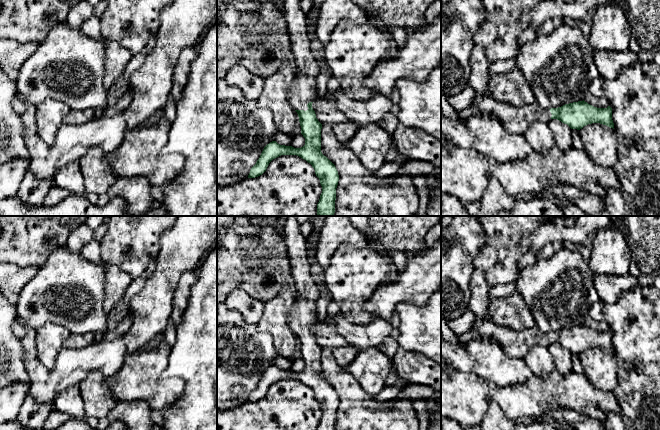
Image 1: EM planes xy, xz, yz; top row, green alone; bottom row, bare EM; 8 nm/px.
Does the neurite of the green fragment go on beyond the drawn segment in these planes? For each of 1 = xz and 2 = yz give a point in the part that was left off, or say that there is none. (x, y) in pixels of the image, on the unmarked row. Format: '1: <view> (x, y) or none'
1: xz (303, 314)
2: yz (516, 344)

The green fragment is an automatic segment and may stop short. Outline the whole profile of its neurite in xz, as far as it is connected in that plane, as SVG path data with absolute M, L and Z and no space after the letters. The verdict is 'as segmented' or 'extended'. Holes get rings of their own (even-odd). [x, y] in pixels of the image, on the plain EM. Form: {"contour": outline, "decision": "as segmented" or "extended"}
{"contour": "M295 216L287 218L284 237L296 287L296 300L290 310L288 323L298 338L305 369L294 372L280 369L276 365L270 366L251 392L248 402L262 399L269 387L281 379L297 379L312 389L320 404L322 417L317 430L335 430L339 399L335 389L321 376L322 348L312 332L312 327L318 322L316 309L321 291L312 279L308 244Z", "decision": "extended"}

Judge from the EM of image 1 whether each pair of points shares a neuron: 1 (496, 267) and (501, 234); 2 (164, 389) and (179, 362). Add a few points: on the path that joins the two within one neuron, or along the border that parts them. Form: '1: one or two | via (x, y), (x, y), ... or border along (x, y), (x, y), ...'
1: one | via (498, 259), (501, 253), (501, 242)
2: two | border along (169, 353), (162, 377), (184, 381), (177, 399)

